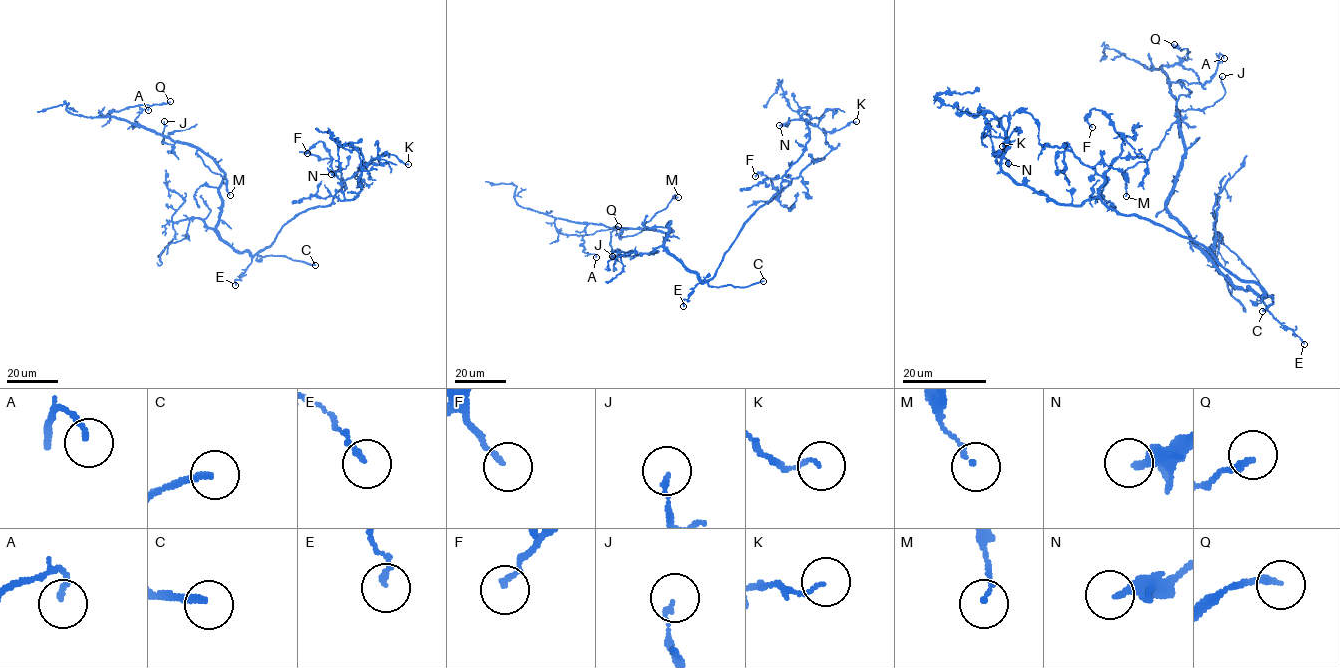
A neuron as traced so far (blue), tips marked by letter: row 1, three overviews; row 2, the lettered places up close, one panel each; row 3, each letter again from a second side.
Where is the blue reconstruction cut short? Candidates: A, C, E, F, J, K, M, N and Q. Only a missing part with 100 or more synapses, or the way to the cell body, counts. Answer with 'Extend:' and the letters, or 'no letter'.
Extend: C

